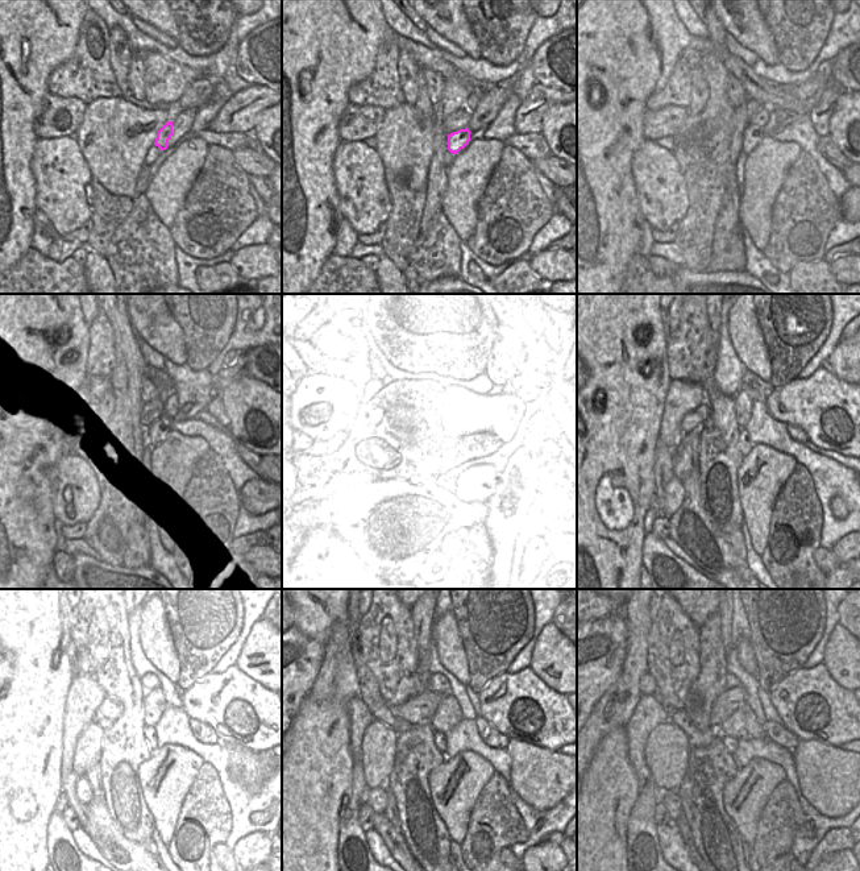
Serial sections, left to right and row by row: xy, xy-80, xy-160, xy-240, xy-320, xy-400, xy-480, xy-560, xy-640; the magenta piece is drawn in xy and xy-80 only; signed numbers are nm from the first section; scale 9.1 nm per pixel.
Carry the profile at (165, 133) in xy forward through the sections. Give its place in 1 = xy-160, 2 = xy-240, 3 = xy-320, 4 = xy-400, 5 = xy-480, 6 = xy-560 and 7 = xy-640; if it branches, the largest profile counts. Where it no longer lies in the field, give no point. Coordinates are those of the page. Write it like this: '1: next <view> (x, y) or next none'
1: next xy-160 (752, 136)
2: next xy-240 (157, 432)
3: next xy-320 (452, 436)
4: next xy-400 (744, 442)
5: next xy-480 (149, 733)
6: next xy-560 (439, 738)
7: next xy-640 (730, 743)

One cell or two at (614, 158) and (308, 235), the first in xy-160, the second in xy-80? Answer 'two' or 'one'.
one

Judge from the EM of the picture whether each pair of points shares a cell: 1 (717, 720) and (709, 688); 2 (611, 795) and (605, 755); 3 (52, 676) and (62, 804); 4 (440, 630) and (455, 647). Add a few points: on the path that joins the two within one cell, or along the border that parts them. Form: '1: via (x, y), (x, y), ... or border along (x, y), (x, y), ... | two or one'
1: border along (726, 689), (711, 708), (710, 725) | two
2: via (610, 786), (610, 764) | one
3: border along (62, 791), (53, 809) | two
4: via (444, 634), (451, 643) | one

